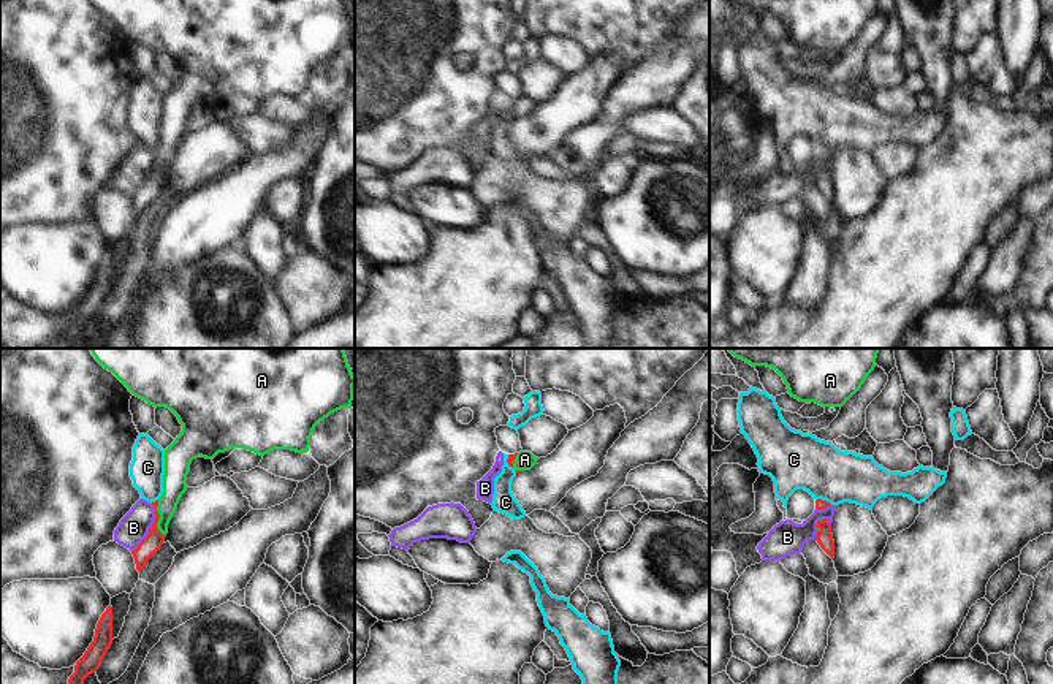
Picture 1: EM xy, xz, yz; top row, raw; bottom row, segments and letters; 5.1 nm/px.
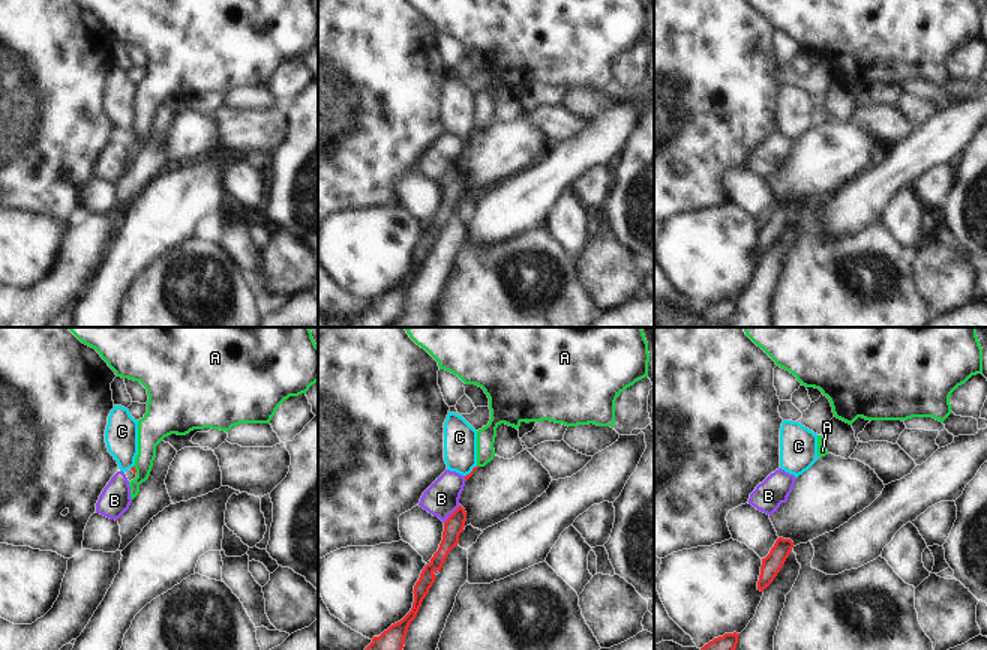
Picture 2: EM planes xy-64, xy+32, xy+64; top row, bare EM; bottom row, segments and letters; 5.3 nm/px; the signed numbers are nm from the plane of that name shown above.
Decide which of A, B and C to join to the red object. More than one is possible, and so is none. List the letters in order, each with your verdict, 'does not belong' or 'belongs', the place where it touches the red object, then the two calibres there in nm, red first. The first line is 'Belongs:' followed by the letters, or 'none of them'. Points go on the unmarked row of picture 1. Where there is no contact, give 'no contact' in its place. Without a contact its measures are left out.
Belongs: A
A: belongs; meets red in xy at (159, 163); 90 nm thick on the red side, 130 nm on the other
B: does not belong; meets red in xy at (151, 173); 90 nm thick on the red side, 160 nm on the other
C: does not belong; meets red in xy at (155, 146); 90 nm thick on the red side, 180 nm on the other

